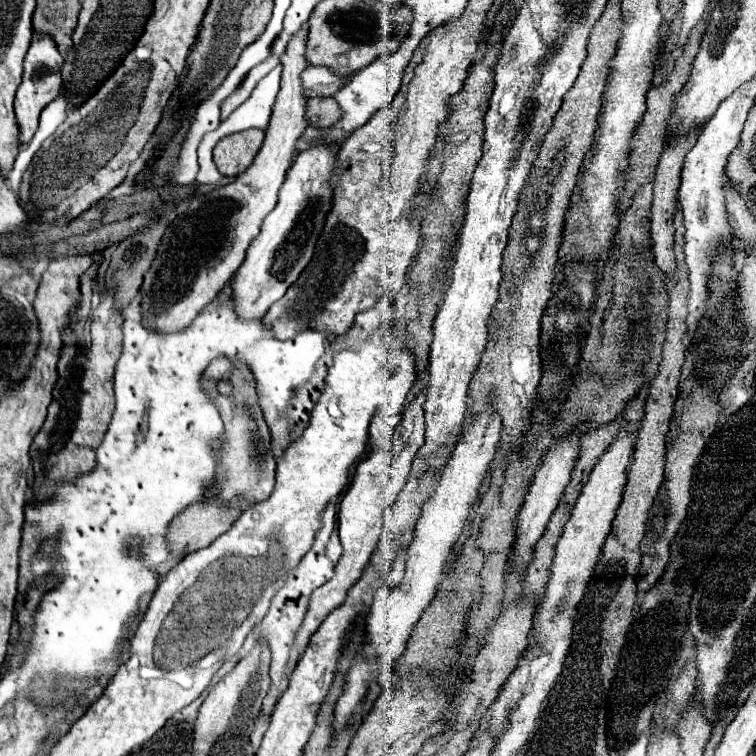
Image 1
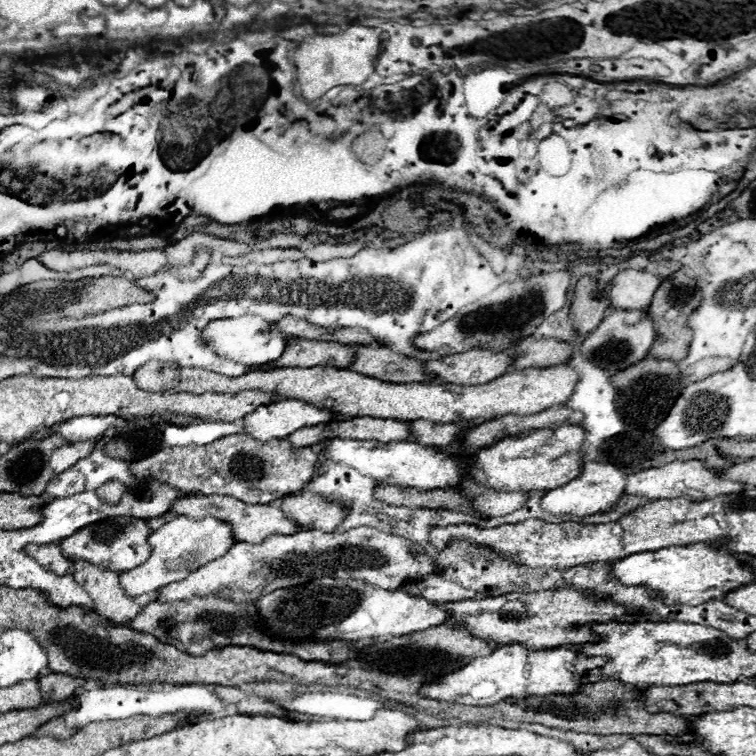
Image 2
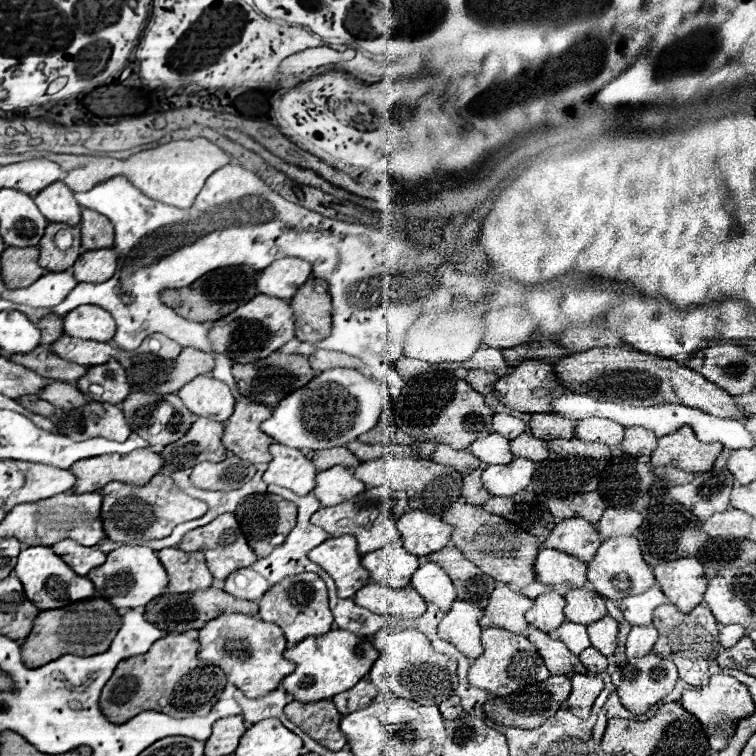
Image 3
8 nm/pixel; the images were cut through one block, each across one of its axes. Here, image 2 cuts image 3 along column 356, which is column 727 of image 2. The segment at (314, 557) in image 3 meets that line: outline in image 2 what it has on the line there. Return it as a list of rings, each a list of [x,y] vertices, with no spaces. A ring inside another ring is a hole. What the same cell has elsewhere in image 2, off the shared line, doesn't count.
[[[706,544],[672,546],[672,548],[660,548],[654,552],[638,552],[638,554],[626,556],[624,560],[618,560],[612,564],[612,574],[624,586],[644,584],[652,592],[662,594],[666,606],[674,606],[674,604],[694,606],[694,604],[722,598],[726,592],[754,582],[752,572],[746,566],[740,566],[738,558],[740,558],[738,554],[728,552],[726,548],[712,550],[712,548],[706,548]]]

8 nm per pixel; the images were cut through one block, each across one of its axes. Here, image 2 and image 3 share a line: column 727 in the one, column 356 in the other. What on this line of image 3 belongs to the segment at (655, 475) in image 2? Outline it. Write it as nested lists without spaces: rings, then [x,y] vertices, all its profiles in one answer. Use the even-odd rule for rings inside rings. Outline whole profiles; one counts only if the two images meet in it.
[[[332,466],[330,470],[318,472],[316,490],[312,490],[312,492],[316,494],[320,504],[324,508],[328,508],[328,506],[340,504],[340,502],[344,502],[348,498],[354,498],[356,494],[360,494],[364,490],[366,490],[364,482],[354,478],[352,468]]]

